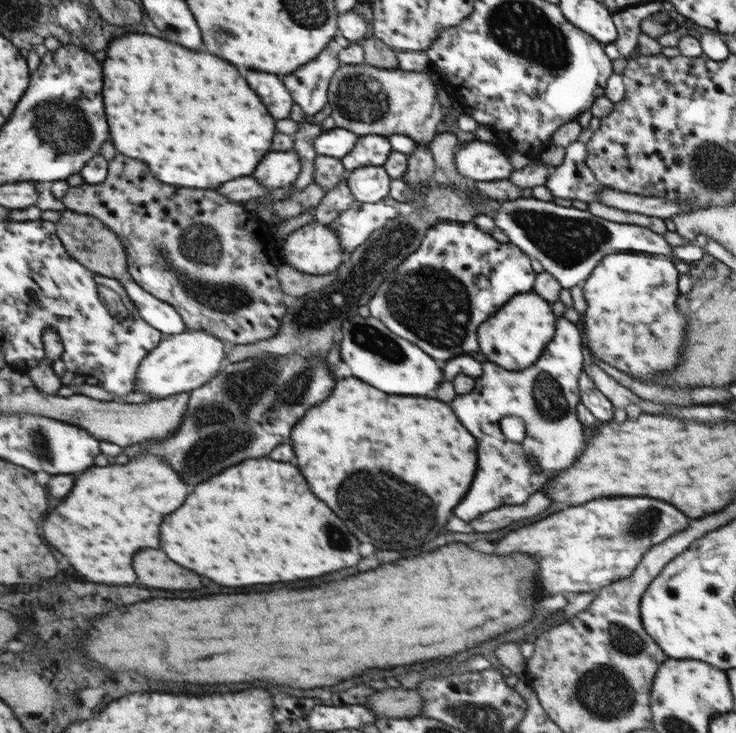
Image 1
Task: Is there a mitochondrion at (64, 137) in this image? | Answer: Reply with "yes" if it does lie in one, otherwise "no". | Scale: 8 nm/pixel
yes

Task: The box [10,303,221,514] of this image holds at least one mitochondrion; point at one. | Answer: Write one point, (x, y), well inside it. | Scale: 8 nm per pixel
(38, 444)

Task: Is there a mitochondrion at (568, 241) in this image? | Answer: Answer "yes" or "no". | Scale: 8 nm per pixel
yes

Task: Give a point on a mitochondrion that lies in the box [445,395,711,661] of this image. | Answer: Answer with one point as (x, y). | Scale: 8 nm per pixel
(621, 637)

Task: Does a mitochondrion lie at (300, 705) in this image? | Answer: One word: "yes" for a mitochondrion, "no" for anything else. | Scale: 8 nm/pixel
no

